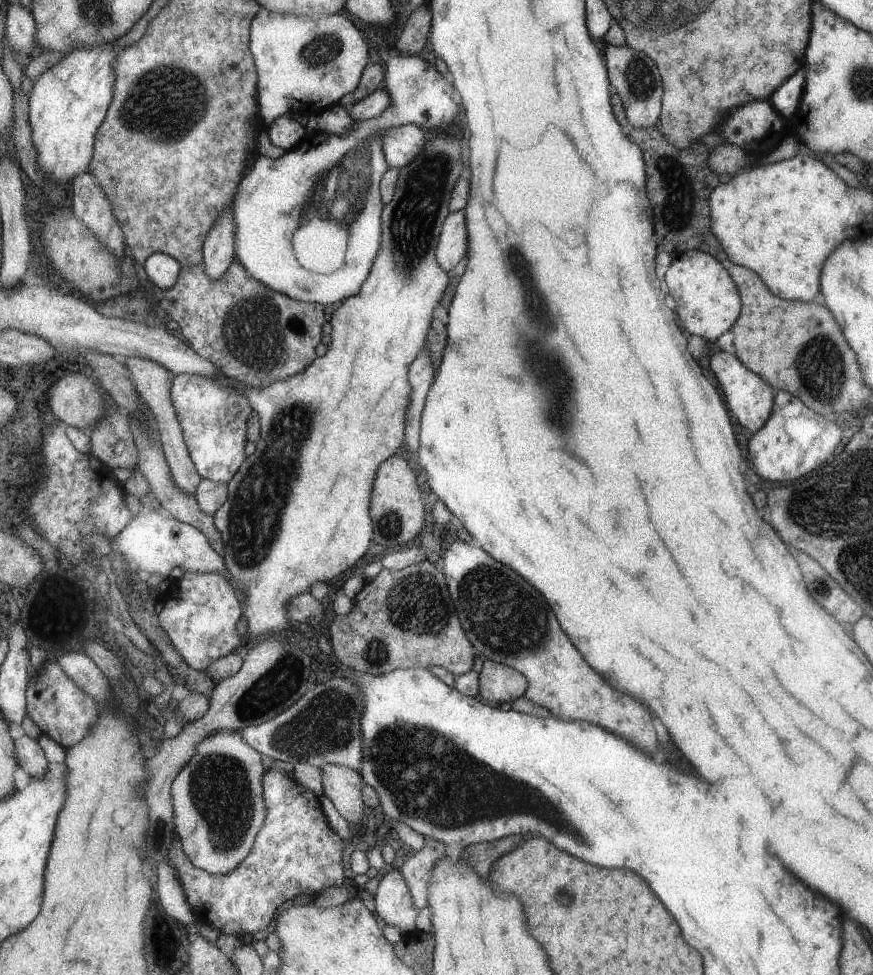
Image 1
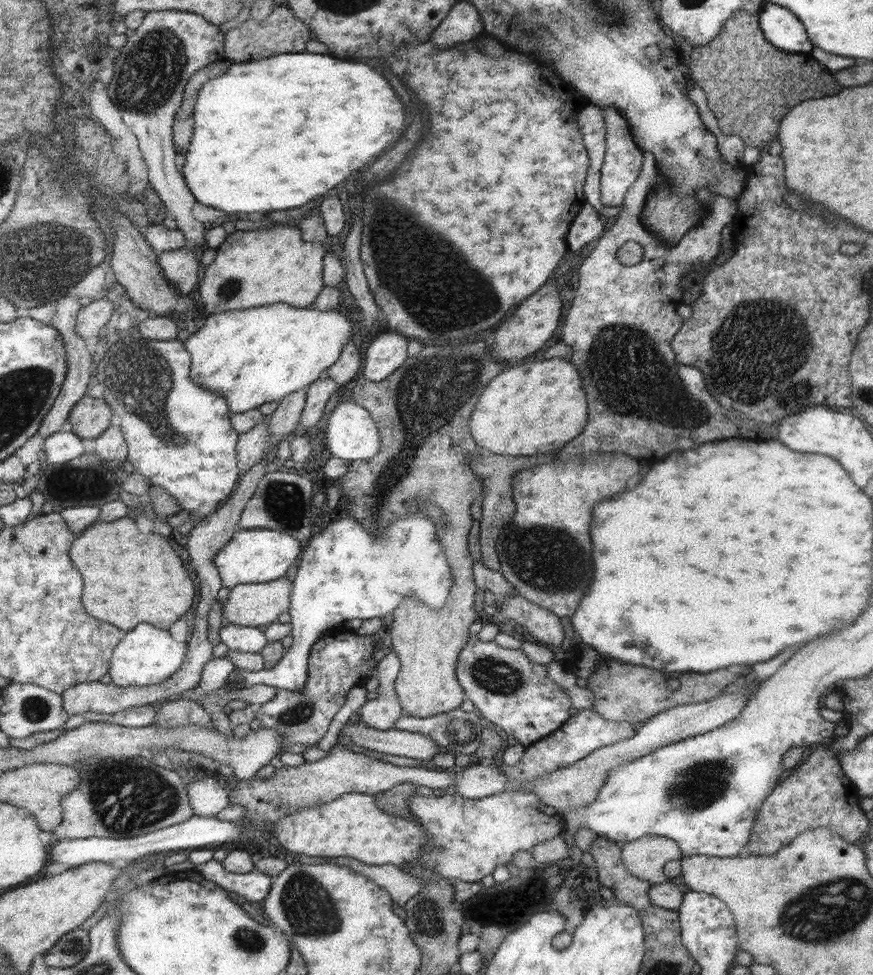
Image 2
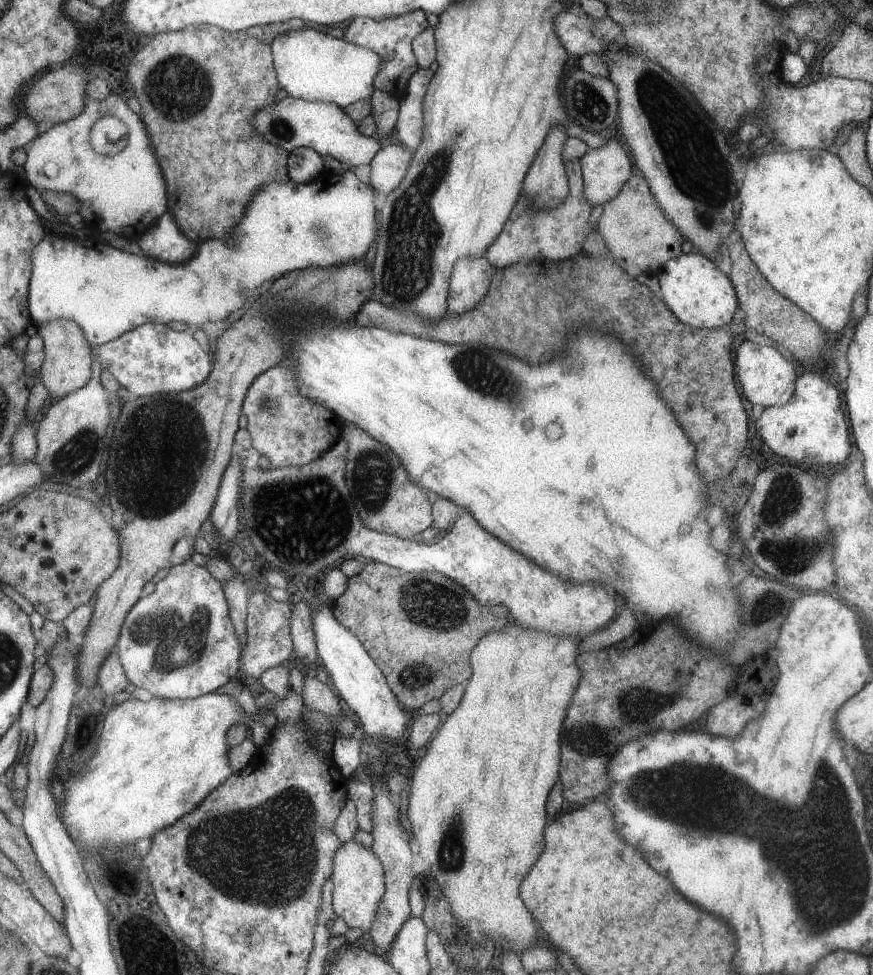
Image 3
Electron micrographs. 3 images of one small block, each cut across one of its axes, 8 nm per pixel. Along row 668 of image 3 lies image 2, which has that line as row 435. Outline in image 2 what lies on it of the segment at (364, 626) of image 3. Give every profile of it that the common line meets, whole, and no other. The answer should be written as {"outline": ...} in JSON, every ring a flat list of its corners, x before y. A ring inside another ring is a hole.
{"outline":[[479,340,479,342,467,342,467,344,454,342,453,346,443,346,443,348,441,348,441,346,425,346,425,348,423,348,419,354,410,356,408,360,400,366,400,368,395,370,389,377,384,378,383,381,371,382,365,377,359,376,357,380,355,380,354,389,351,390,351,402,355,402,357,406,362,406,365,410,368,410,369,414,376,423,378,431,380,432,381,445,380,450,378,450,376,456,371,457,369,460,349,462,349,468,347,469,345,475,337,479,339,486,341,486,341,488,339,488,341,494,345,494,345,496,341,496,341,500,345,502,345,498,347,498,347,504,341,504,343,506,343,516,353,517,363,525,364,529,377,531,380,533,391,521,396,521,399,517,406,517,407,515,414,515,415,513,426,516,426,514,424,514,424,512,421,510,416,510,417,503,433,503,436,507,439,507,444,514,444,518,442,518,441,523,439,523,438,520,432,521,436,526,436,533,438,534,440,545,444,550,444,554,449,562,450,569,452,570,450,573,454,578,454,584,452,585,452,588,450,588,450,594,448,594,448,598,446,598,446,604,444,604,444,606,442,606,442,608,439,610,433,610,432,608,428,609,427,606,416,600,416,598,410,594,410,596,406,596,404,600,402,600,402,604,398,606,398,608,393,612,392,622,389,627,384,630,389,647,393,649,392,652,395,654,395,656,397,656,400,662,400,669,398,670,397,678,395,678,395,682,393,682,393,691,395,691,397,702,400,704,404,714,415,718,430,717,439,713,444,713,456,709,465,699,464,690,461,688,456,679,456,665,458,662,458,657,461,654,461,650,464,649,465,643,468,642,470,636,468,634,468,628,473,624,473,622,475,622,475,610,473,609,473,601,474,594,479,589,476,587,475,578,473,578,472,574,473,560,471,559,471,555,467,554,467,532,469,532,470,526,472,525,470,511,471,501,480,502,482,491,480,480,478,480,476,475,472,473,471,466,468,466,468,460,471,457,480,455,480,453,483,452,483,450,481,450,476,445,475,440,472,438,471,432,468,430,468,420,469,417,472,416,472,412,476,408,476,402,479,398,479,394,483,392,483,388,487,386,487,382,489,382,493,376,497,376,497,374,509,366,509,364,505,362,497,362,494,360,494,358,491,358,490,354,488,353,489,351,490,346,487,346,487,344,485,344,485,342,481,342,481,340]]}

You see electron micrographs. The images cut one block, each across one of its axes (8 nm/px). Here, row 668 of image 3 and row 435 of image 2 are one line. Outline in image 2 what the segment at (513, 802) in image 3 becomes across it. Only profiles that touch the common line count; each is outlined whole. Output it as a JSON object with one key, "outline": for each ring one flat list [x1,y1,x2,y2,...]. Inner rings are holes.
{"outline":[[549,358,510,364,497,374,485,388,485,394,477,399,468,430,483,451,514,457,533,456,561,449,584,429,587,420,587,400,575,368,561,358]]}

